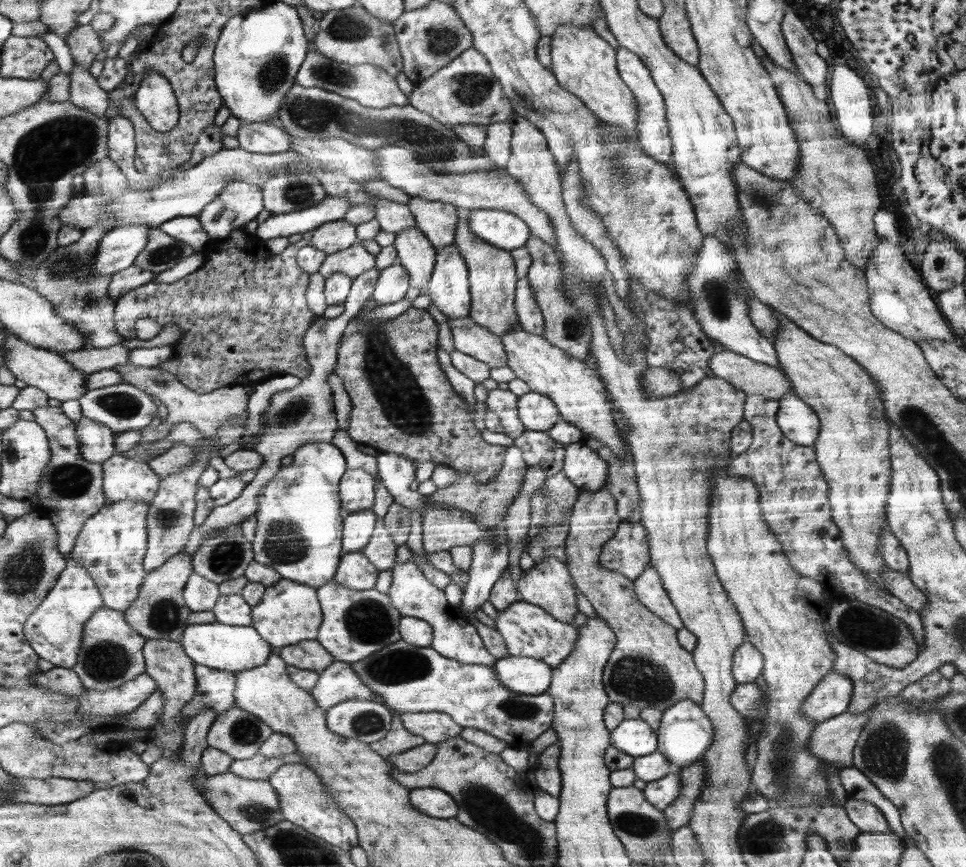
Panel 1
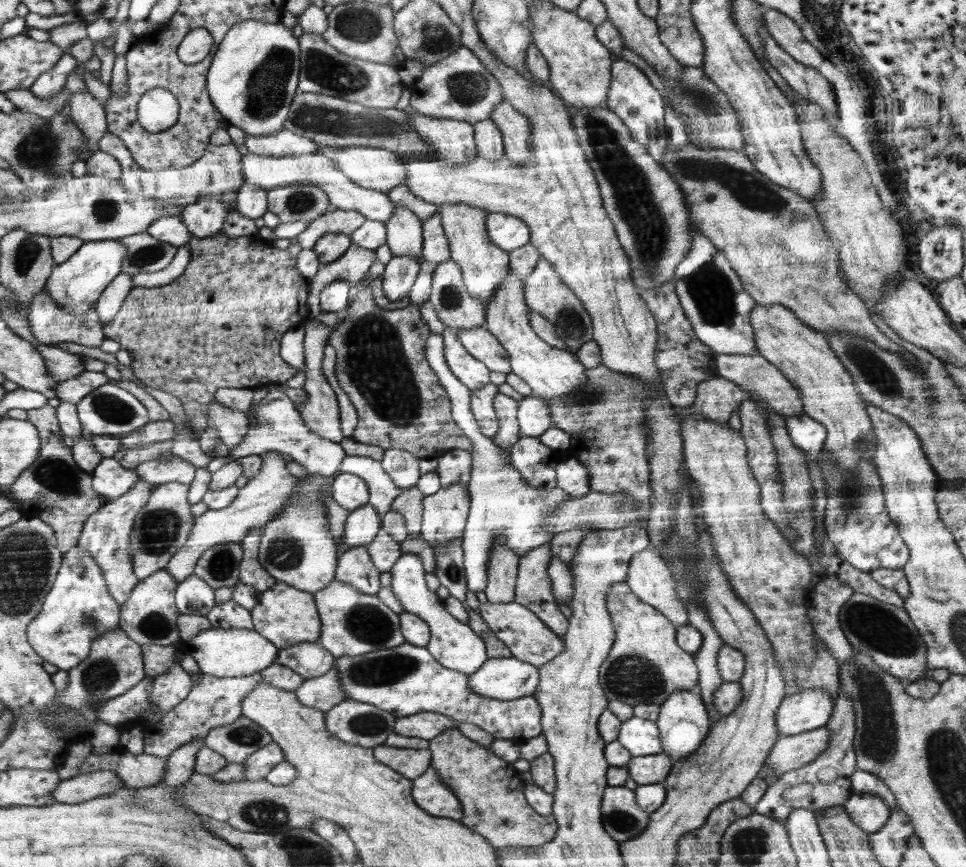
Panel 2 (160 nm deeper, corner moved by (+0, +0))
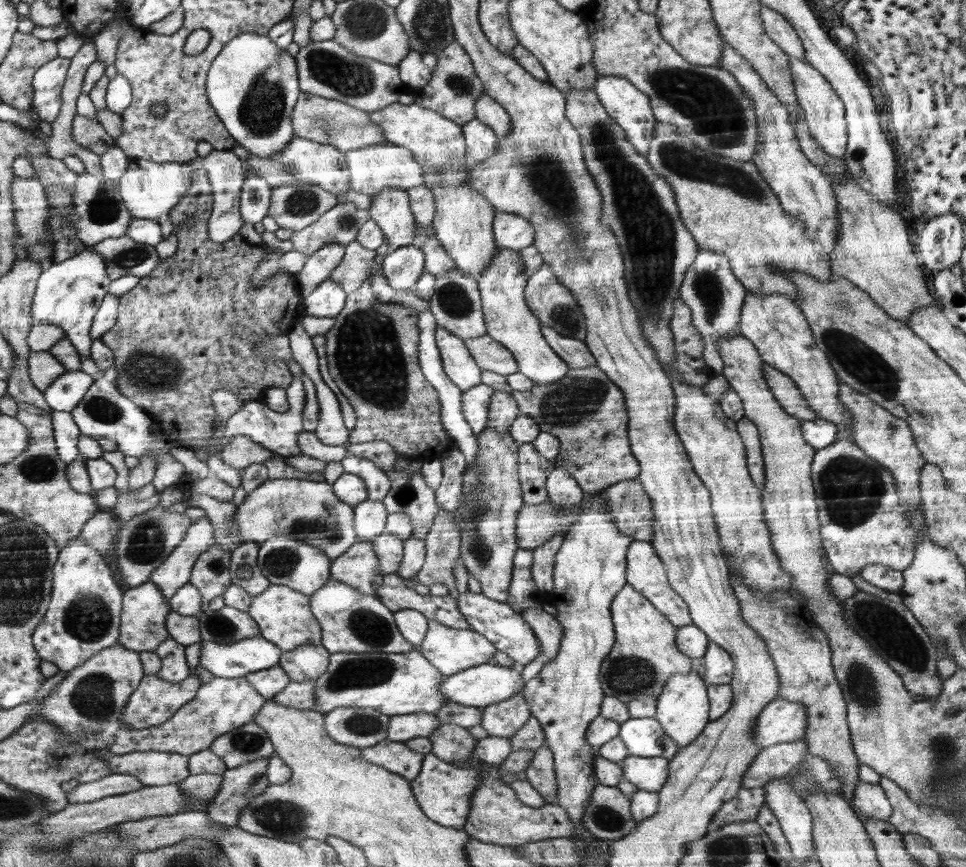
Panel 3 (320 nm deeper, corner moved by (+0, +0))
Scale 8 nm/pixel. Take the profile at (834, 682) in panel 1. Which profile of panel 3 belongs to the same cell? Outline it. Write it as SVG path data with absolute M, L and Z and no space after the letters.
M779 696L769 702L755 724L754 743L764 749L804 738L807 709L801 702L790 702Z

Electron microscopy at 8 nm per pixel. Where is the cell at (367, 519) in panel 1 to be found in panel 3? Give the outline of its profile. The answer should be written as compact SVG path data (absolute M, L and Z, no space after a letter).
M369 498L354 506L355 530L359 542L373 542L385 529L387 513L383 501Z

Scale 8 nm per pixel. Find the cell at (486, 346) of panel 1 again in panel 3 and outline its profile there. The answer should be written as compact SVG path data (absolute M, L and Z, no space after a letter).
M490 336L468 338L468 341L464 342L471 351L475 362L479 363L483 370L497 372L508 378L519 370L512 351Z

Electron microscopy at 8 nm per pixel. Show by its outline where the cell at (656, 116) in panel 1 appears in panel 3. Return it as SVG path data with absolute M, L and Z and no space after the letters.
M599 76L593 90L607 113L626 131L627 139L635 146L635 149L646 156L655 138L655 128L658 124L654 111L651 109L649 95L644 94L634 83L621 76Z

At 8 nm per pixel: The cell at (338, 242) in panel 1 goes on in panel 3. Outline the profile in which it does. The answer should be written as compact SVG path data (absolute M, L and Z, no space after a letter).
M328 244L308 257L304 268L296 274L300 295L303 296L303 299L315 293L315 290L332 275L334 268L345 256L345 246Z

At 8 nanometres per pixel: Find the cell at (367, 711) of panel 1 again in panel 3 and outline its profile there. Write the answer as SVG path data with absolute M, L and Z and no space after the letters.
M339 707L326 714L326 729L328 736L339 744L356 746L358 749L370 748L387 740L387 728L391 717L382 714L377 708Z

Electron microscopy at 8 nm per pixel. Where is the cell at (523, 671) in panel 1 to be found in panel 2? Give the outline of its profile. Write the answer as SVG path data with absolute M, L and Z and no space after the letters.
M510 656L488 659L470 675L469 690L498 700L514 700L534 694L539 686L539 667Z

